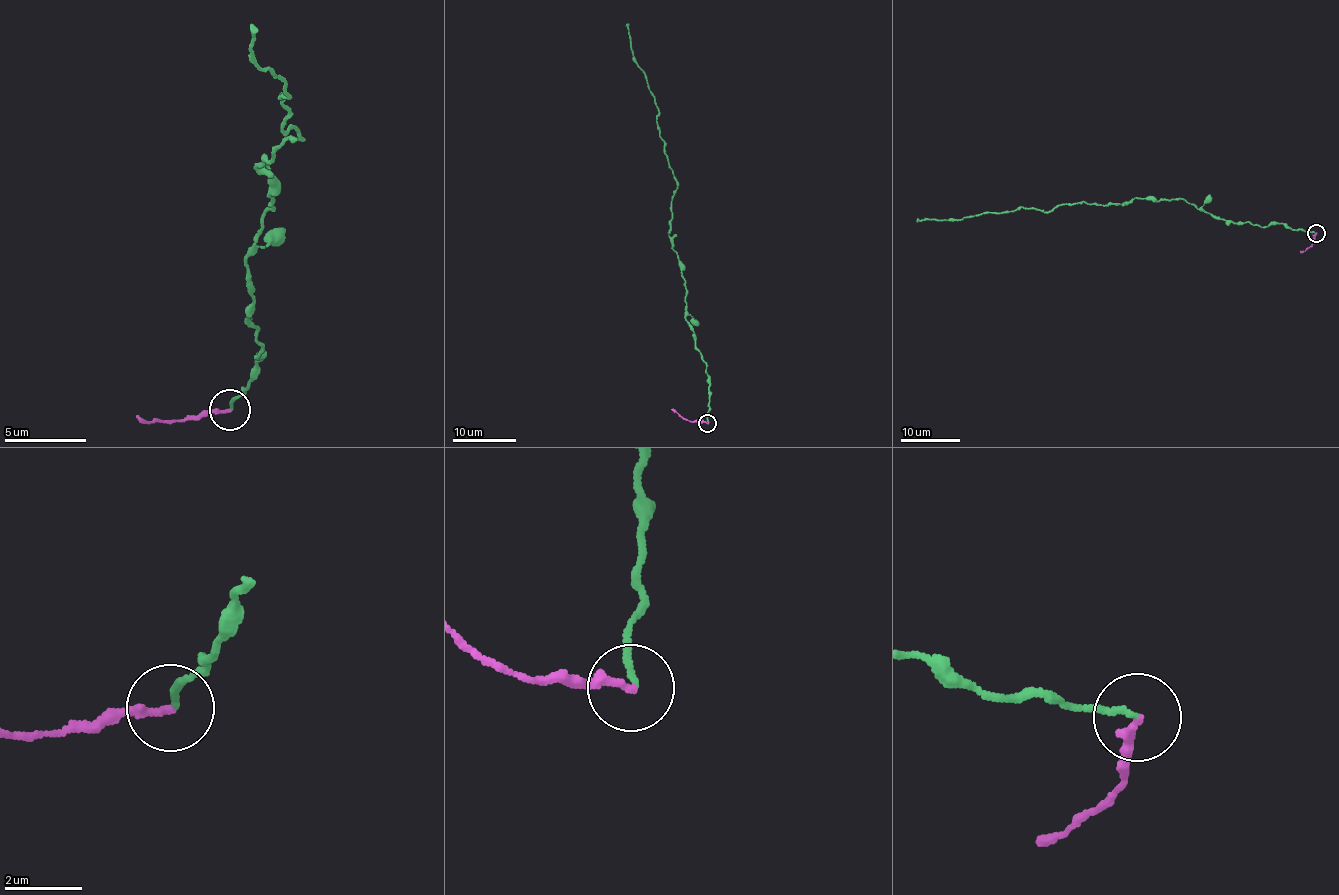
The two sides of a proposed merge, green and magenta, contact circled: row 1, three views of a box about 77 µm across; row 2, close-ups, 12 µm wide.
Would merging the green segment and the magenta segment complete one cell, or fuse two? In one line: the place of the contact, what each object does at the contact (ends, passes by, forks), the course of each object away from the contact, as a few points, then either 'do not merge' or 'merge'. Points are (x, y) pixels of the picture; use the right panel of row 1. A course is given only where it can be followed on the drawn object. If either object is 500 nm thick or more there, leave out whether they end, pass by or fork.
at (1316, 233); green ends there; magenta ends there; green runs (1315, 233), (1281, 223), (1227, 222), (1172, 198), (1060, 204), (1044, 211), (1017, 207), (947, 221), (917, 218); magenta runs (1315, 233), (1312, 244), (1300, 251); do not merge

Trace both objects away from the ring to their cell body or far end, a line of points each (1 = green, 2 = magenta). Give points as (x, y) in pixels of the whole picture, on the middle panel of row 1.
1: (709, 422), (706, 364), (686, 320), (682, 262), (668, 234), (677, 182), (626, 25)
2: (707, 422), (686, 421), (671, 409)

